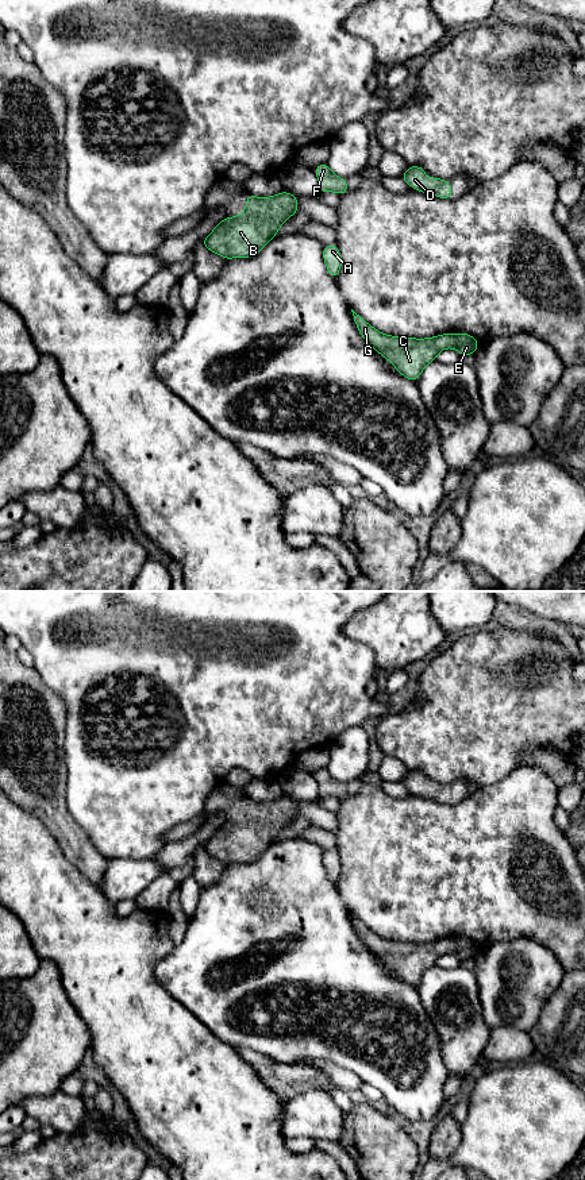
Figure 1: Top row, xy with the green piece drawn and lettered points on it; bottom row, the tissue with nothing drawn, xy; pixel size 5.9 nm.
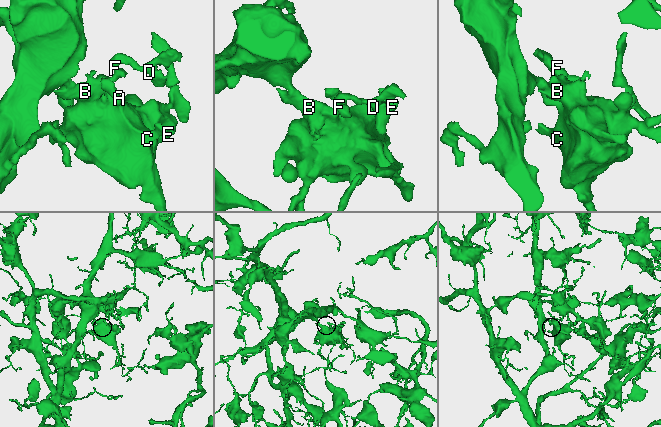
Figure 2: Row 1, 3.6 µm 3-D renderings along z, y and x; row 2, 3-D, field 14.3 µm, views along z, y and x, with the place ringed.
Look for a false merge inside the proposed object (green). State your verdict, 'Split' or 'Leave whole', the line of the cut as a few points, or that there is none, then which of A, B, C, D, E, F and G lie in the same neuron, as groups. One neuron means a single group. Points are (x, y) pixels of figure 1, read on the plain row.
Leave whole. No split. Groups: A B C D E F G

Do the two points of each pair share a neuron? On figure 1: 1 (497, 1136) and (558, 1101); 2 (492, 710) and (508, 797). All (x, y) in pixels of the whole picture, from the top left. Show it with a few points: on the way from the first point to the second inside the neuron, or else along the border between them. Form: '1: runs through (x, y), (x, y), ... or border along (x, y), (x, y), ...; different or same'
1: runs through (512, 1134), (530, 1119), (543, 1115); same
2: border along (519, 764), (495, 782), (474, 786); different

